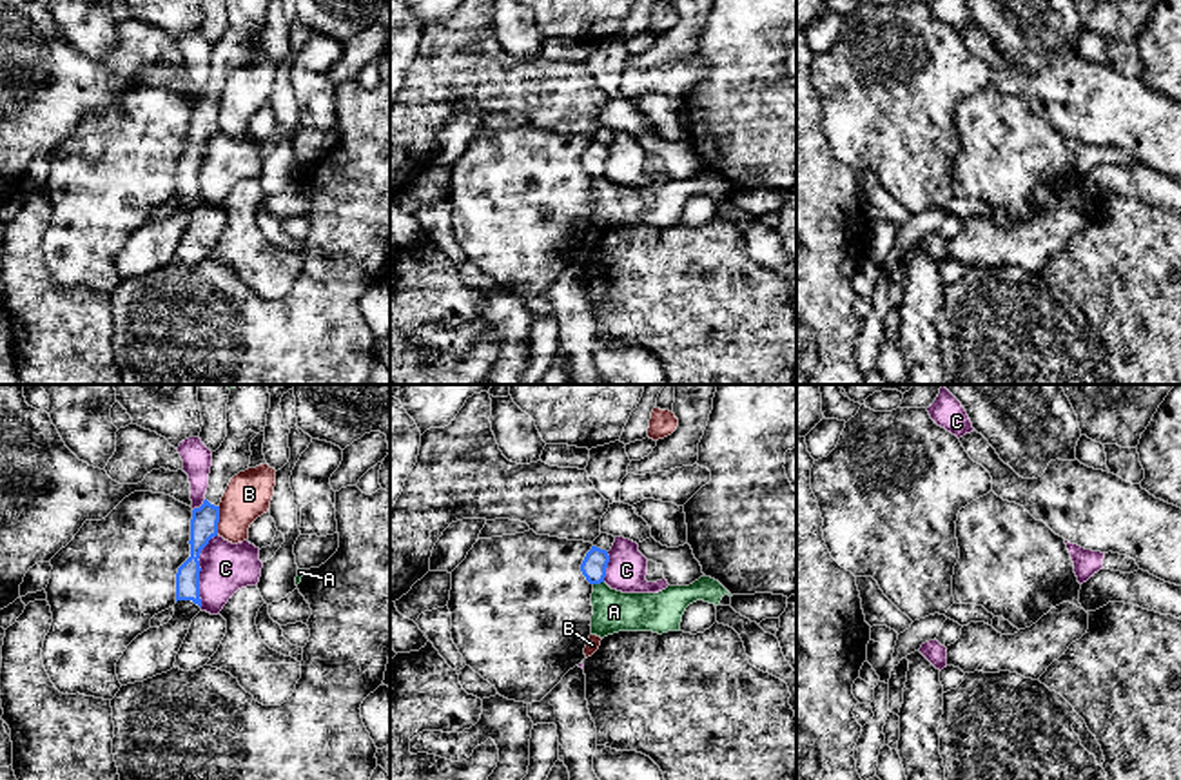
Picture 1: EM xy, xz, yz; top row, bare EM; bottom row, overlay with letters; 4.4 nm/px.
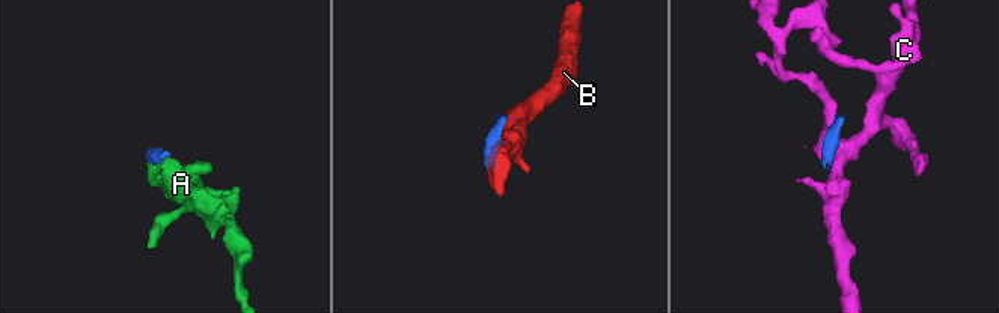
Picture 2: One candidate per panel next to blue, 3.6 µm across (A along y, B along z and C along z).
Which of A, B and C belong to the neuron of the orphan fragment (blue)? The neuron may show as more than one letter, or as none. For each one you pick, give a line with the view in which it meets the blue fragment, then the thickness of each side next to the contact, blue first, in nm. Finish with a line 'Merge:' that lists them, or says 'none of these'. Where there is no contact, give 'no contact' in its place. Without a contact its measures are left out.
Merge: none of these

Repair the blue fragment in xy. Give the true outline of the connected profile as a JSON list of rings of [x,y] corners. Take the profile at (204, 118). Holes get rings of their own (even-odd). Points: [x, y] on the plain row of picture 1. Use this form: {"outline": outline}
{"outline": [[[227,0],[227,31],[212,45],[209,82],[190,112],[190,151],[176,167],[176,198],[172,212],[138,229],[116,256],[122,279],[143,276],[174,261],[176,249],[192,212],[201,205],[200,147],[218,129],[220,96],[234,69],[249,63],[250,36],[265,24],[270,0]]]}

